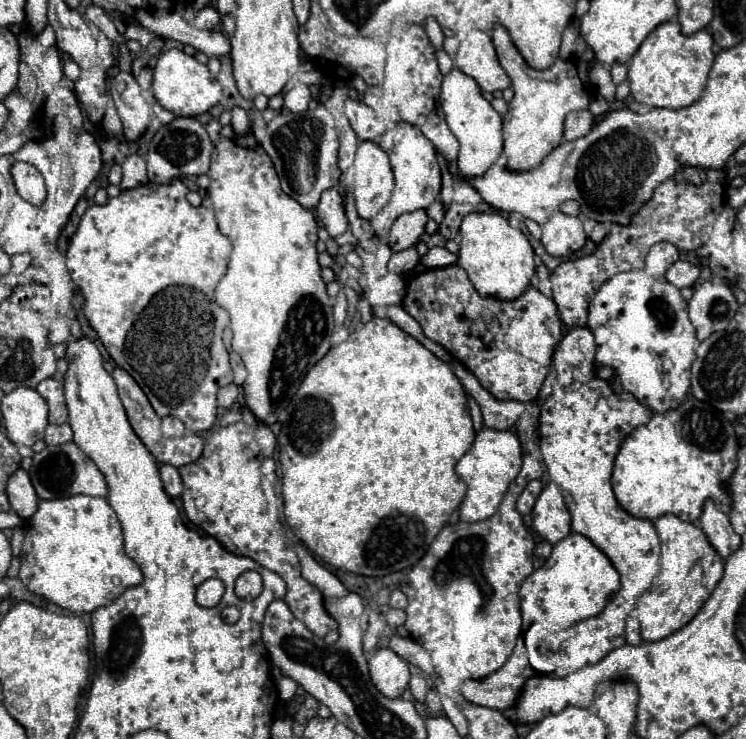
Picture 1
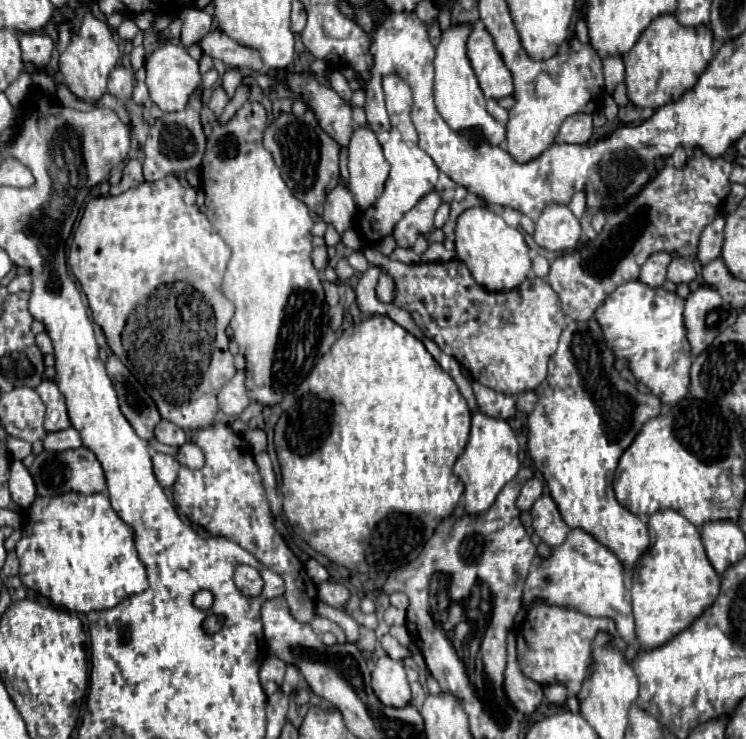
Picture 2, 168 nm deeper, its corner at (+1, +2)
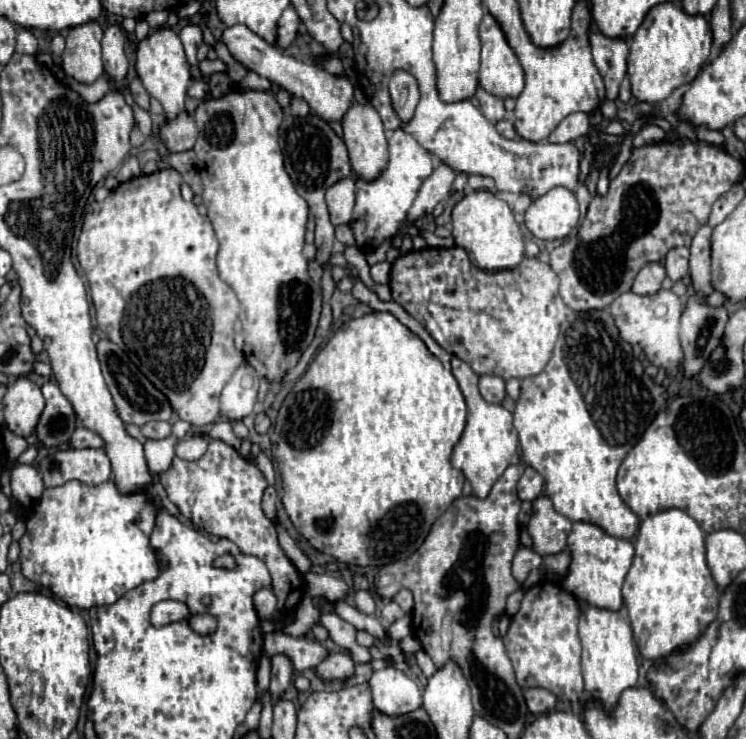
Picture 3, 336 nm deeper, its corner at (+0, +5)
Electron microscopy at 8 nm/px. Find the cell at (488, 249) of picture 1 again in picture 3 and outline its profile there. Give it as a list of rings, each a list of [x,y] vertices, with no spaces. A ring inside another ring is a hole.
[[[472,192],[466,194],[452,210],[452,236],[458,248],[464,248],[470,256],[470,262],[484,272],[502,272],[514,270],[524,258],[524,240],[514,220],[514,212],[510,206],[496,198],[490,192]]]

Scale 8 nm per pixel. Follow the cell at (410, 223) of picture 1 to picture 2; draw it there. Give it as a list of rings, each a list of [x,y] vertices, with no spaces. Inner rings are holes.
[[[431,191],[419,199],[417,207],[413,207],[409,213],[403,215],[403,219],[395,225],[393,231],[393,237],[397,239],[399,247],[413,247],[419,235],[427,235],[433,229],[433,217],[441,201],[443,201],[441,193]]]

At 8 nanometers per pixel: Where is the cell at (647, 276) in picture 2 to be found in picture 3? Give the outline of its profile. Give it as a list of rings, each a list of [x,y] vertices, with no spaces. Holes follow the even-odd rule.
[[[662,262],[646,264],[646,266],[638,272],[638,276],[636,276],[634,286],[632,286],[632,292],[642,294],[642,296],[650,296],[650,294],[654,294],[654,292],[660,290],[664,276],[666,276],[666,270],[664,270]]]

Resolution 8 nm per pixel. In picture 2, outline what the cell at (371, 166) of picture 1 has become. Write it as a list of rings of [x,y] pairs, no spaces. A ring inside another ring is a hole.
[[[355,127],[347,149],[349,149],[349,163],[347,163],[347,167],[349,167],[349,189],[353,191],[357,205],[361,209],[367,209],[377,201],[377,197],[383,191],[383,183],[385,183],[387,173],[389,173],[389,163],[383,157],[383,149],[377,141],[375,131],[371,131],[369,127]]]

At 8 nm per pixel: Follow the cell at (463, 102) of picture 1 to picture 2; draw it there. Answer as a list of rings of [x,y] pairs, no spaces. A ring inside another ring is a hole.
[[[451,25],[441,33],[441,41],[435,47],[435,85],[433,85],[433,95],[435,95],[435,107],[441,113],[441,117],[449,123],[449,127],[457,131],[481,131],[485,139],[493,145],[503,145],[505,143],[505,125],[495,121],[487,111],[485,111],[485,97],[483,91],[477,83],[477,77],[473,73],[471,61],[467,57],[467,37],[471,33],[473,25]]]

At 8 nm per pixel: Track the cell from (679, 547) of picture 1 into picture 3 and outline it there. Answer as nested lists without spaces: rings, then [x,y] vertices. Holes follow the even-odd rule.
[[[678,508],[662,510],[642,520],[634,548],[636,556],[622,586],[624,606],[640,654],[648,660],[658,660],[694,642],[704,632],[718,612],[720,590],[706,564],[702,528]]]

